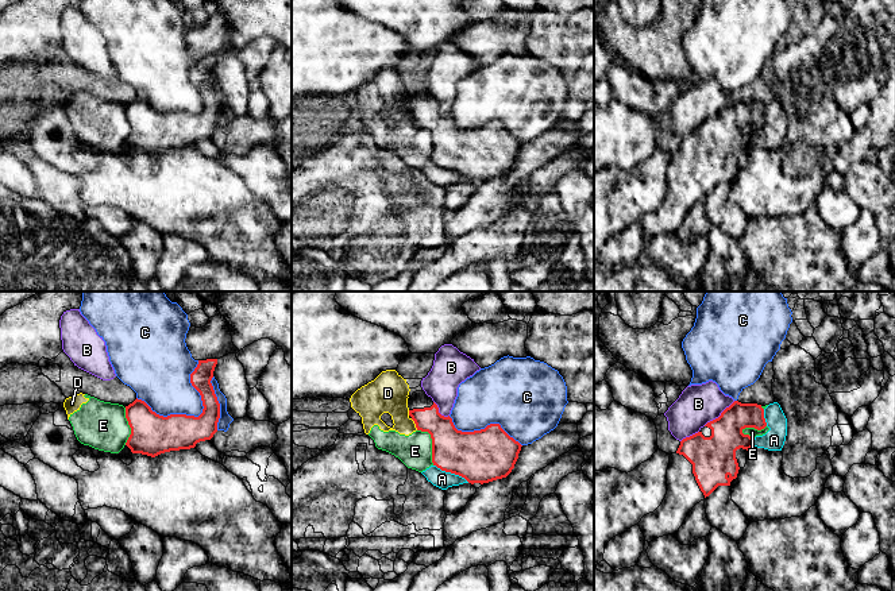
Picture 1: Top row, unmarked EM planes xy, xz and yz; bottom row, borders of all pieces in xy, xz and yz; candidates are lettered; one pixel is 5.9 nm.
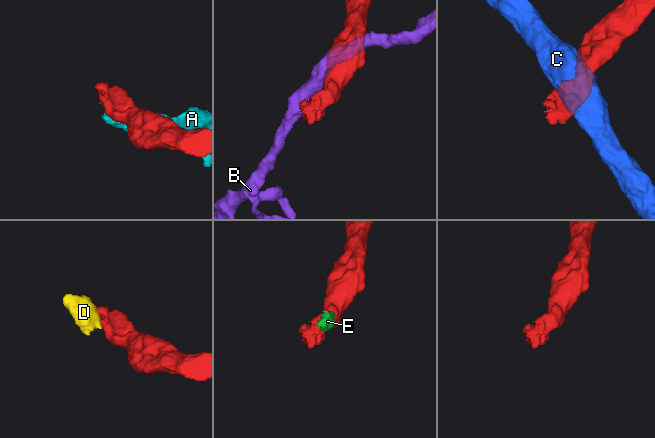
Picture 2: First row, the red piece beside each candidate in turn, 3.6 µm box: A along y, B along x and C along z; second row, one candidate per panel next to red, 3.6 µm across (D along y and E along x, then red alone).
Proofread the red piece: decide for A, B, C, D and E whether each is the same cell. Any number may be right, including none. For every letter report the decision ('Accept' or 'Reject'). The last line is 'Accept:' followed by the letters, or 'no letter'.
A: Reject
B: Reject
C: Reject
D: Reject
E: Reject
Accept: no letter

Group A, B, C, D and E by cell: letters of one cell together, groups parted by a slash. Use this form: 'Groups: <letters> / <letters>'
Groups: A D E / B / C

